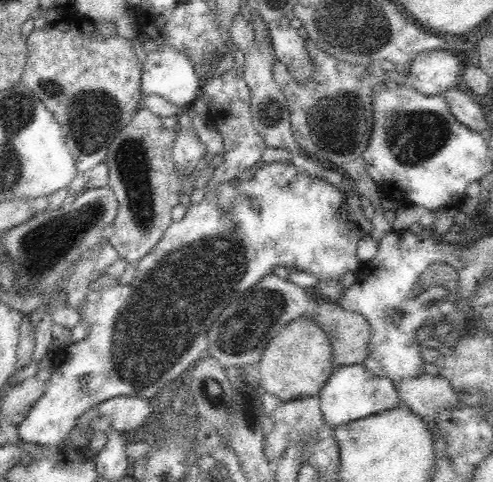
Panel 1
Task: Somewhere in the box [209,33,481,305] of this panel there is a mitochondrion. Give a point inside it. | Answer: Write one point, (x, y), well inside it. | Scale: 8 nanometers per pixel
(412, 137)

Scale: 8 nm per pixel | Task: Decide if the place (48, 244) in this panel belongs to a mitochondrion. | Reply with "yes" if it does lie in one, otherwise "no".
yes

